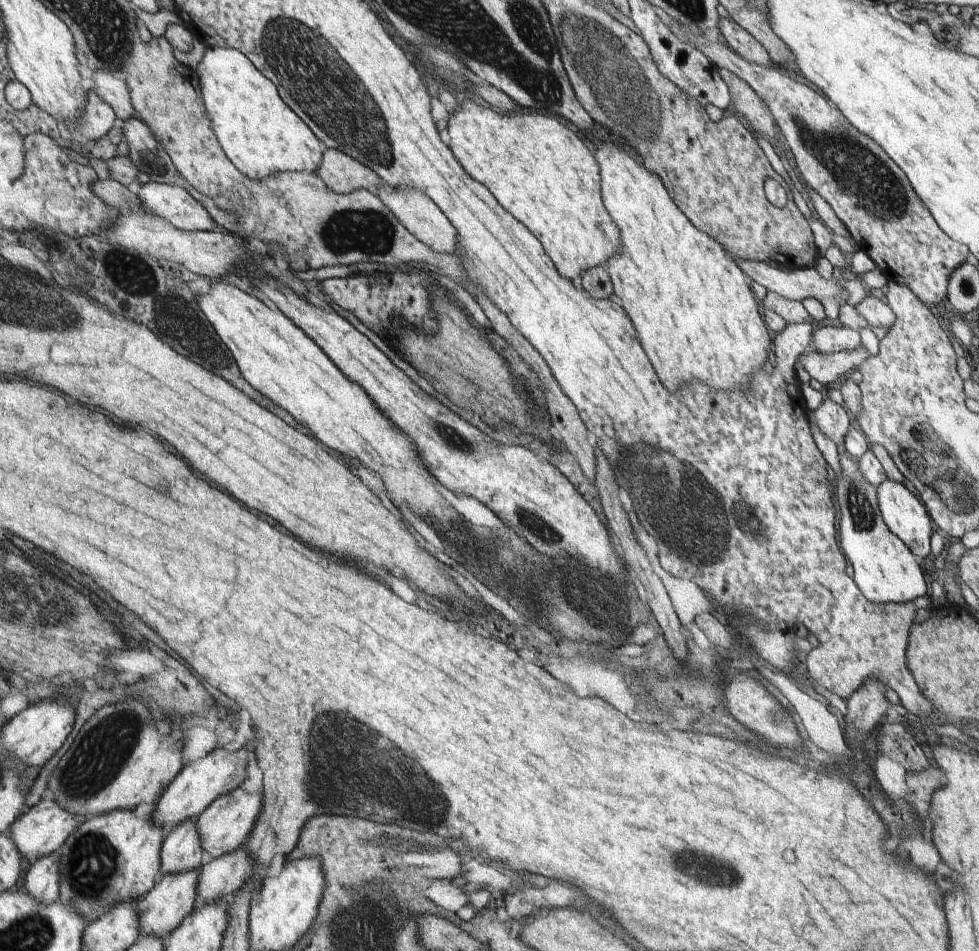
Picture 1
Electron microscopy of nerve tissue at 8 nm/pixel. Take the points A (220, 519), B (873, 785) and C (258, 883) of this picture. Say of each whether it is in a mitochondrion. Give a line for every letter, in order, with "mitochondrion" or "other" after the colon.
A: other
B: other
C: other

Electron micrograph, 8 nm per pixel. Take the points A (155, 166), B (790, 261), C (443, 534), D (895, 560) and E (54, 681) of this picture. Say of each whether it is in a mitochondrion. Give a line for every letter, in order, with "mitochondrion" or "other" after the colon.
A: mitochondrion
B: other
C: other
D: other
E: other

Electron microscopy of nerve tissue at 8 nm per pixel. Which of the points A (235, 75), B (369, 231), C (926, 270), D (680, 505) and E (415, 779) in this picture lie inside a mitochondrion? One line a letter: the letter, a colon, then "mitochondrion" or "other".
A: other
B: mitochondrion
C: other
D: mitochondrion
E: mitochondrion

